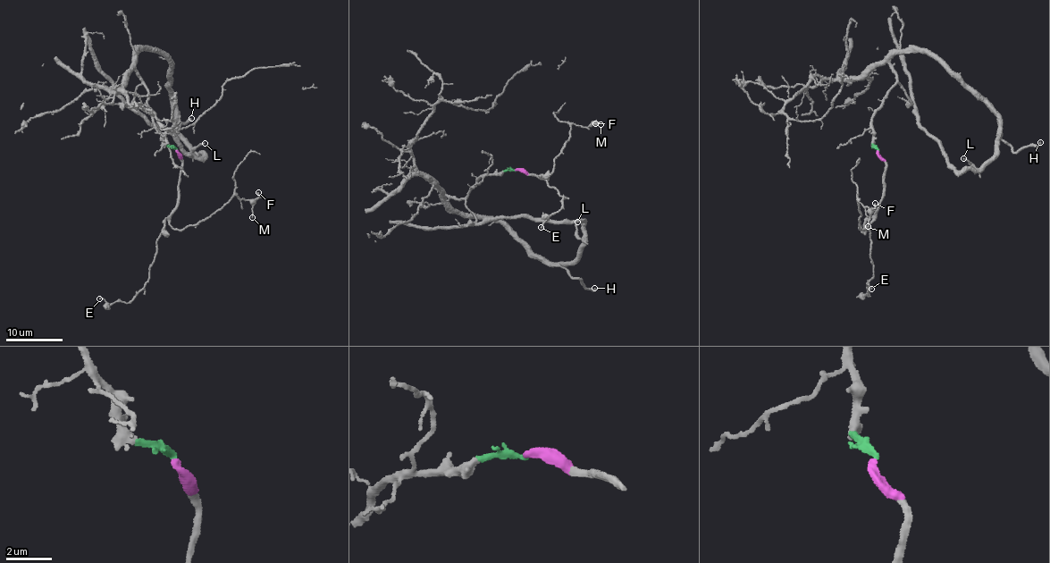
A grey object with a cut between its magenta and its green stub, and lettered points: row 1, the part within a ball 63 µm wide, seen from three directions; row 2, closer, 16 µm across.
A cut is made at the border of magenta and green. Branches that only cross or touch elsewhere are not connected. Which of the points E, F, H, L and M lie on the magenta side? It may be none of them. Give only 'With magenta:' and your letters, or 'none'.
With magenta: E, F, M

